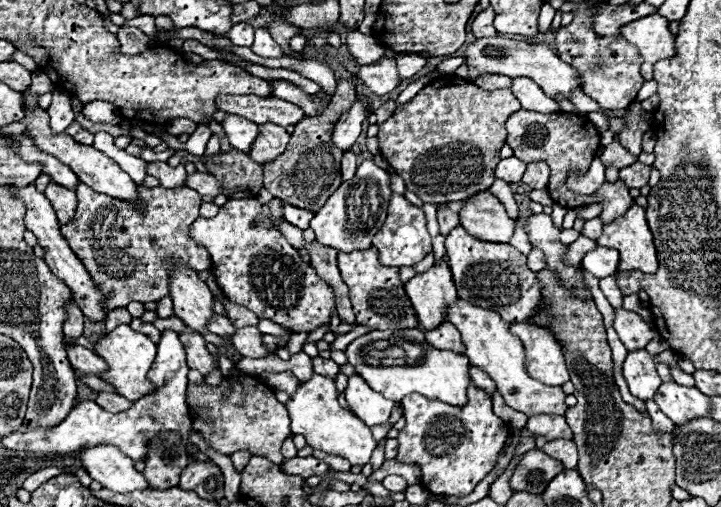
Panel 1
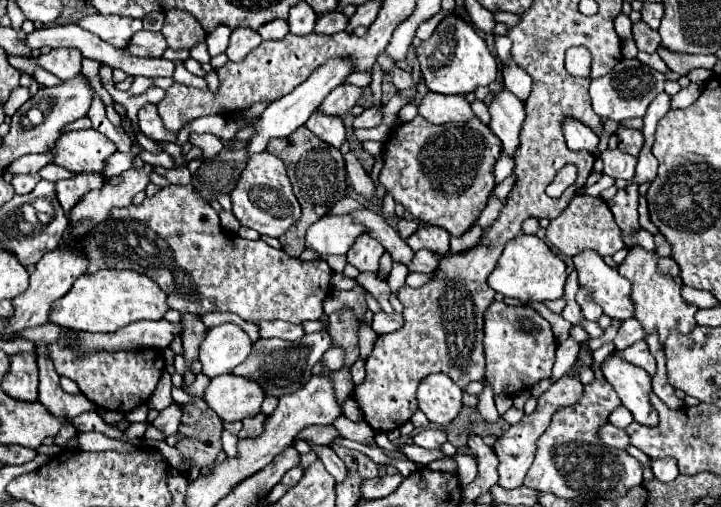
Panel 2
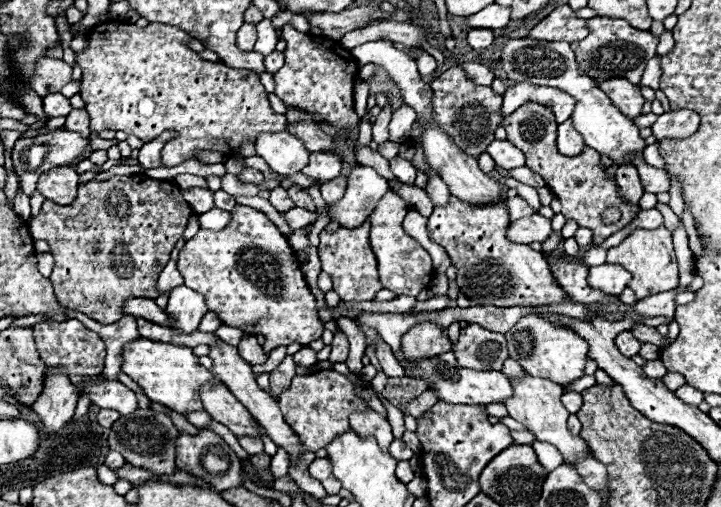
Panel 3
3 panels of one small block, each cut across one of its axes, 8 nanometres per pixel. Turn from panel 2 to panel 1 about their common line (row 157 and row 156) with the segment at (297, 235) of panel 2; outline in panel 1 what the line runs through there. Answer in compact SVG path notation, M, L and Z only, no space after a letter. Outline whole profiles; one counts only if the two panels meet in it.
M354 76L340 78L336 82L336 92L332 94L332 100L326 106L323 114L318 118L300 120L292 132L286 152L268 164L262 164L266 190L270 190L282 202L292 204L296 208L310 210L310 212L318 212L326 204L330 194L342 184L340 162L342 162L344 152L332 144L332 138L330 138L332 128L339 117L350 108L350 104L356 100L356 97Z

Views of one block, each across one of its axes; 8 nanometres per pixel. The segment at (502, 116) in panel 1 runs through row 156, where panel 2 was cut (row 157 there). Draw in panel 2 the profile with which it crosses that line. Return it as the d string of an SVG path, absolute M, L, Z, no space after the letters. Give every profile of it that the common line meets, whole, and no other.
M418 114L414 120L400 124L388 134L382 156L384 168L380 172L380 182L384 184L386 192L390 192L396 202L404 204L404 208L412 212L418 220L440 226L452 236L462 236L468 228L476 224L494 188L494 164L500 158L500 140L496 140L492 130L484 126L478 118L472 118L468 124L434 126Z

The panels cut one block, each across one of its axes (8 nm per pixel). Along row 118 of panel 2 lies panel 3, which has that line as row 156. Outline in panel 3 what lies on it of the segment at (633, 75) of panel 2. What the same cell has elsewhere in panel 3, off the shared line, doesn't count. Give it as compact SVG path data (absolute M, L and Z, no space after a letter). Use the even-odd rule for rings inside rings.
M510 38L500 54L500 66L506 72L508 80L514 82L530 82L538 86L552 86L558 90L564 90L576 100L576 108L572 112L572 124L574 128L584 136L584 142L588 148L594 148L600 156L608 156L620 166L622 162L632 162L626 152L642 152L644 150L644 140L638 136L638 128L634 126L628 116L624 116L608 96L596 86L596 82L590 76L580 74L576 56L570 50L570 44L552 44L546 40L528 40L528 38ZM554 64L554 78L546 78L546 72L552 72Z

